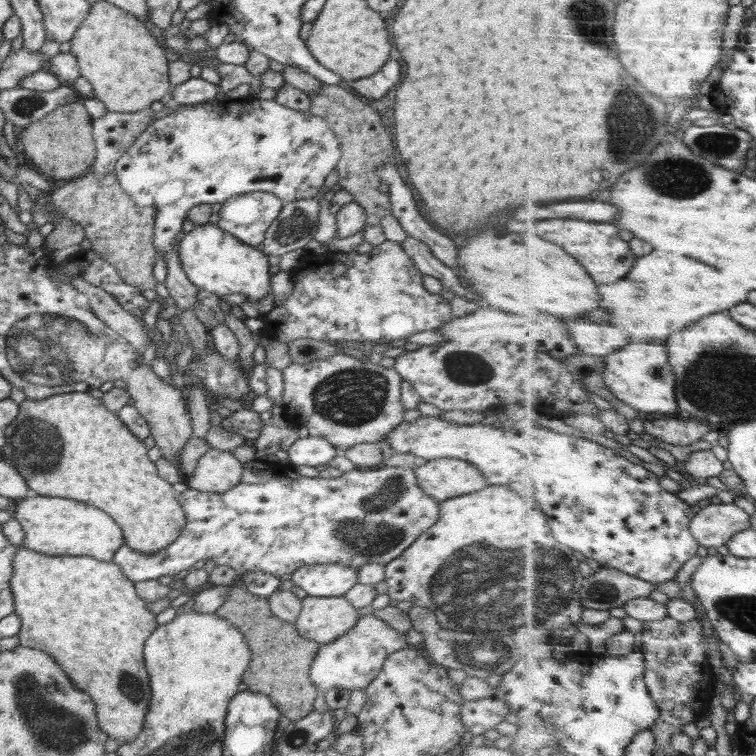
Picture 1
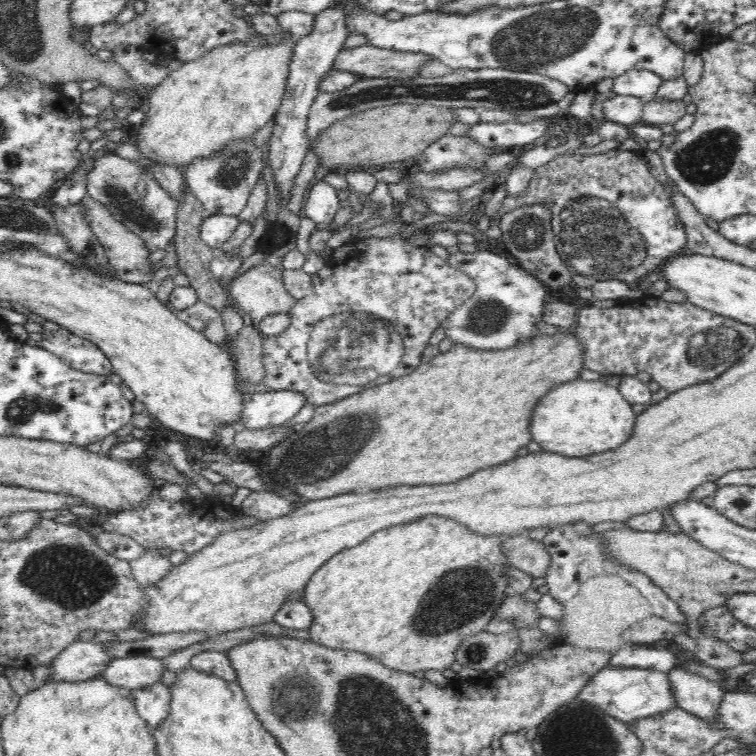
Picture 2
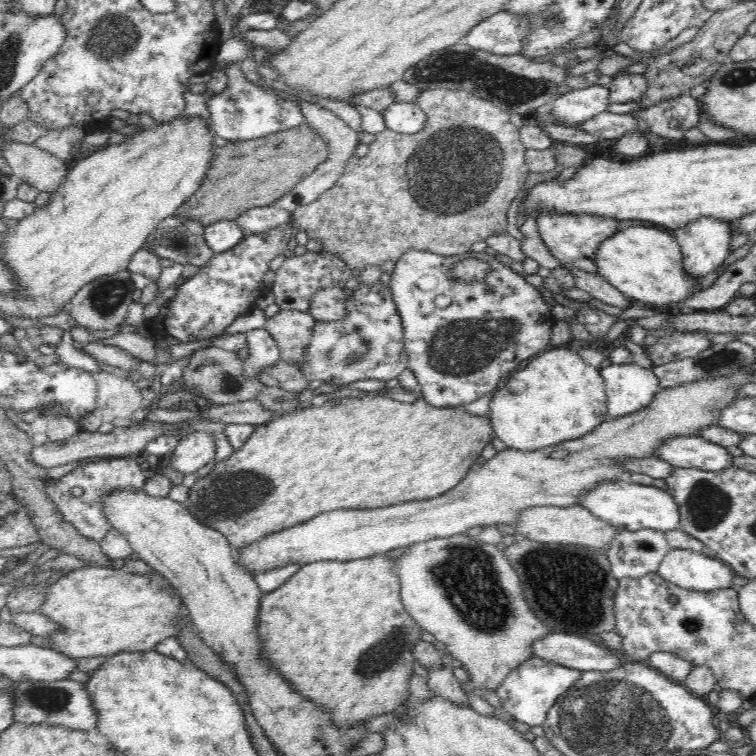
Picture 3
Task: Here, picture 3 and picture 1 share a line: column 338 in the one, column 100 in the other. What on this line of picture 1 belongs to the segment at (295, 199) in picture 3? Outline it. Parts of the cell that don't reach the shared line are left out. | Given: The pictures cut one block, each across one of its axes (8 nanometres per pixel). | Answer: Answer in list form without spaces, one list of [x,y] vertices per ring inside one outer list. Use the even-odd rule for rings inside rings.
[[[150,109],[132,113],[108,111],[105,116],[92,120],[96,154],[91,171],[96,180],[115,171],[118,159],[144,132],[155,114]]]

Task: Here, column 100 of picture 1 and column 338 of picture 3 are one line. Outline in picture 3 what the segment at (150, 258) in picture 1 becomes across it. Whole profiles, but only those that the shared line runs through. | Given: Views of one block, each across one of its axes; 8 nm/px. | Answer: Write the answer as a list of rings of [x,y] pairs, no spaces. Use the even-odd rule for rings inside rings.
[[[432,89],[422,91],[416,101],[418,107],[424,111],[426,122],[424,128],[420,132],[414,134],[393,134],[390,129],[385,129],[376,135],[376,139],[369,144],[369,152],[364,157],[356,157],[355,155],[346,162],[346,169],[342,172],[340,179],[330,188],[320,194],[314,202],[299,206],[294,212],[291,212],[291,224],[296,231],[305,230],[310,240],[320,240],[321,250],[337,254],[345,265],[356,270],[364,270],[366,266],[381,266],[384,262],[397,260],[406,254],[409,250],[430,251],[432,254],[441,254],[442,256],[464,256],[471,250],[471,246],[476,242],[483,242],[488,236],[494,234],[506,234],[506,212],[510,208],[510,204],[524,184],[531,172],[529,166],[525,163],[525,152],[527,148],[520,140],[519,129],[510,122],[510,118],[498,118],[500,116],[500,108],[492,105],[492,102],[442,102],[442,100],[432,100]]]

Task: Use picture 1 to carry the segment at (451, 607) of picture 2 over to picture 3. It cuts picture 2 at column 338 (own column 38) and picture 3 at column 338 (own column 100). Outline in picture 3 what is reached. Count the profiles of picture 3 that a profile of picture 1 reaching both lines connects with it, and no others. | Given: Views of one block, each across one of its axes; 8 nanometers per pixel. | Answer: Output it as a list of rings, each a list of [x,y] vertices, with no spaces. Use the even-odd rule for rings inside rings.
[[[385,554],[375,555],[360,560],[321,561],[308,565],[302,565],[300,570],[292,576],[283,586],[276,588],[274,592],[264,593],[260,601],[257,616],[257,633],[259,640],[263,642],[262,653],[268,659],[268,665],[293,686],[298,694],[305,700],[311,700],[317,706],[325,710],[326,717],[333,722],[337,728],[350,728],[367,720],[380,716],[381,714],[391,715],[409,697],[410,689],[408,681],[414,670],[416,658],[412,655],[412,648],[422,634],[421,626],[406,612],[400,597],[400,578],[395,573],[396,559],[387,558]]]

